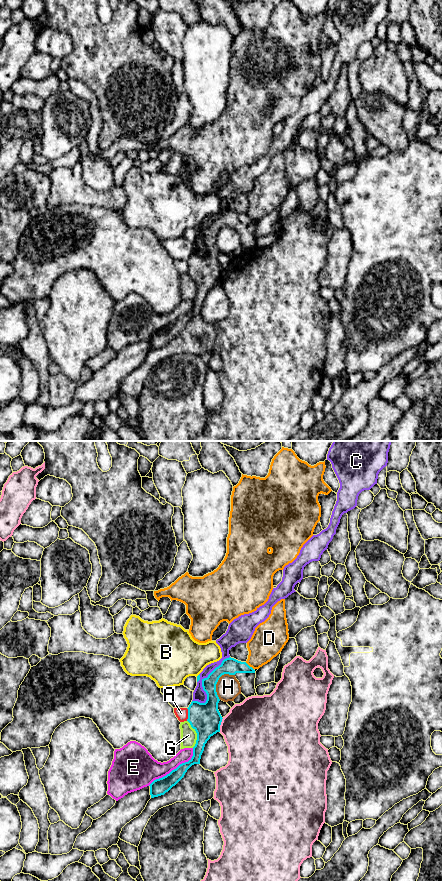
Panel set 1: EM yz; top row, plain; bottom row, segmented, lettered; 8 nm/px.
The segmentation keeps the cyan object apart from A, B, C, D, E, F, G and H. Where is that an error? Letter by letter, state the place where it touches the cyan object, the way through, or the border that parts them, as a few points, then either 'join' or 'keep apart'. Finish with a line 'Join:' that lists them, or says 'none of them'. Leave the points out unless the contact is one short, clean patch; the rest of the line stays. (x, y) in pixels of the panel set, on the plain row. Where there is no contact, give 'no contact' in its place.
A: contact yz (188, 266); border yz (186, 260), (187, 272); keep apart
B: no contact; keep apart
C: contact yz (202, 236); keep apart
D: contact yz (248, 217); border yz (245, 214), (253, 221); keep apart
E: contact yz (174, 321); keep apart
F: contact yz (220, 276); keep apart
G: contact yz (197, 286); keep apart
H: contact yz (217, 233); border yz (234, 226), (223, 226), (219, 230), (216, 236), (219, 251); keep apart
Join: none of them

